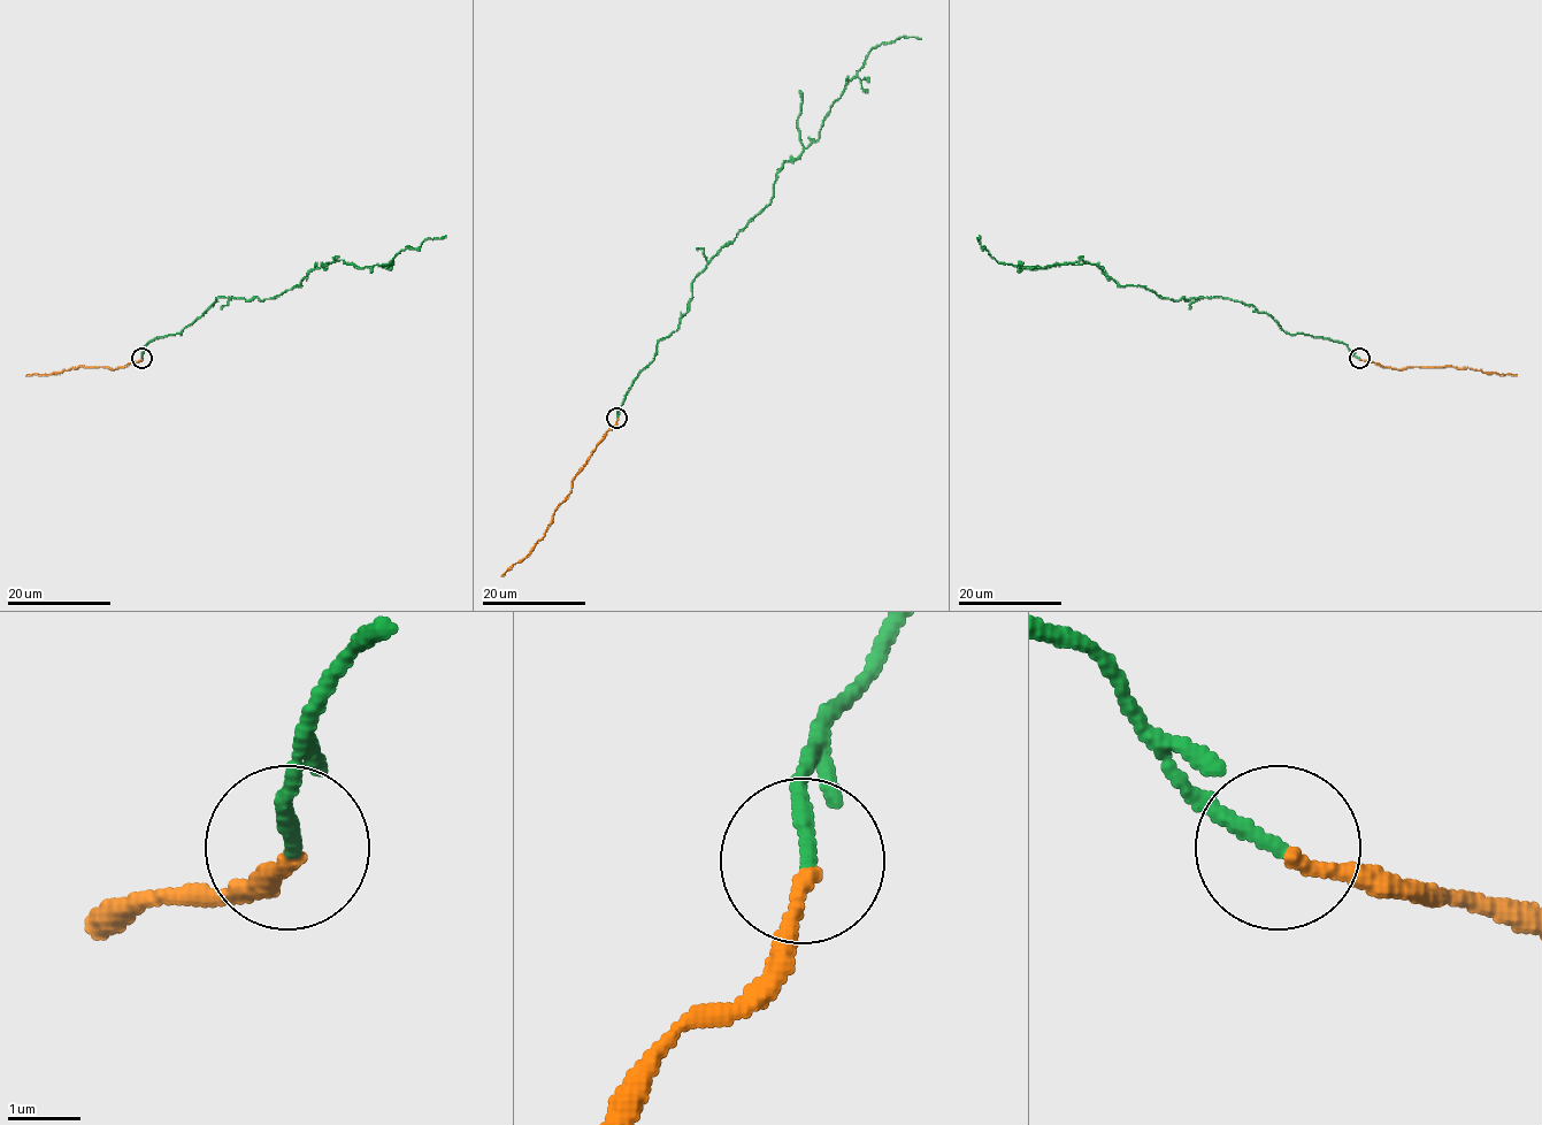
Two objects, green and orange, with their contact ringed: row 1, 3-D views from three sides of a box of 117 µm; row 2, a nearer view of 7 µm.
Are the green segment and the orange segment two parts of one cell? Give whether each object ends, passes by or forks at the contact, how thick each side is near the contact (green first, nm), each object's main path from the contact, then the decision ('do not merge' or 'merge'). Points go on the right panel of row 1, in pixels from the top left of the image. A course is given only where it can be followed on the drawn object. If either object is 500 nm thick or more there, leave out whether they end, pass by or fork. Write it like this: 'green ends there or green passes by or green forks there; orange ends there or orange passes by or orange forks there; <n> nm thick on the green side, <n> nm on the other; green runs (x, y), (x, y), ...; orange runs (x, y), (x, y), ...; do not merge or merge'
green ends there; orange ends there; 220 nm thick on the green side, 190 nm on the other; green runs (1359, 359), (1330, 339), (1287, 334), (1252, 305), (1163, 299), (1082, 260), (997, 262), (979, 235); orange runs (1359, 359), (1394, 369), (1452, 366), (1517, 375); merge

